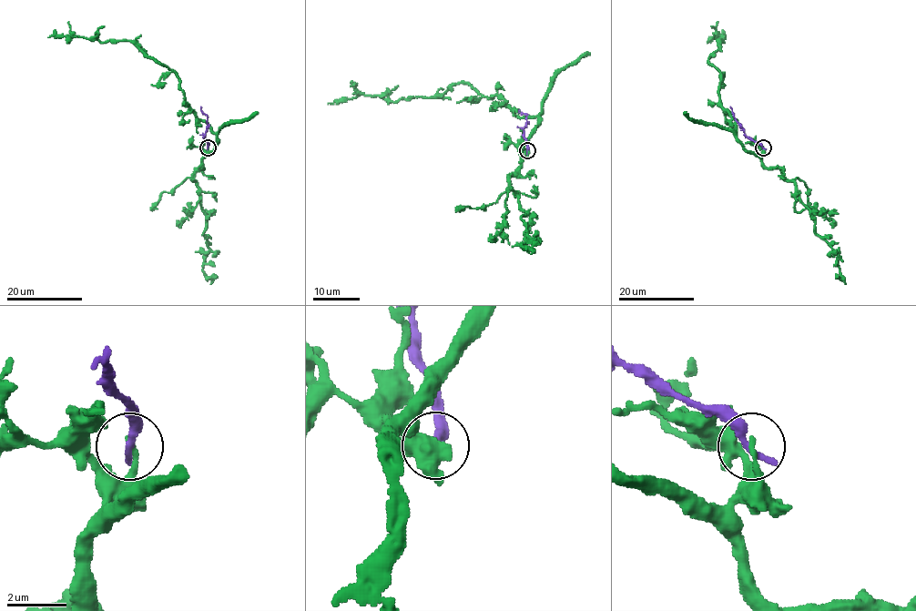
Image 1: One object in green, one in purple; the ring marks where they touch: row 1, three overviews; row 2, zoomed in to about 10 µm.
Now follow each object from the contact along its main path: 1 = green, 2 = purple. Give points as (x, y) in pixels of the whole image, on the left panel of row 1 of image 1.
1: (208, 147), (205, 155), (215, 147), (217, 137), (187, 102), (180, 79), (129, 41), (47, 37)
2: (208, 147), (204, 136), (208, 117), (200, 106)

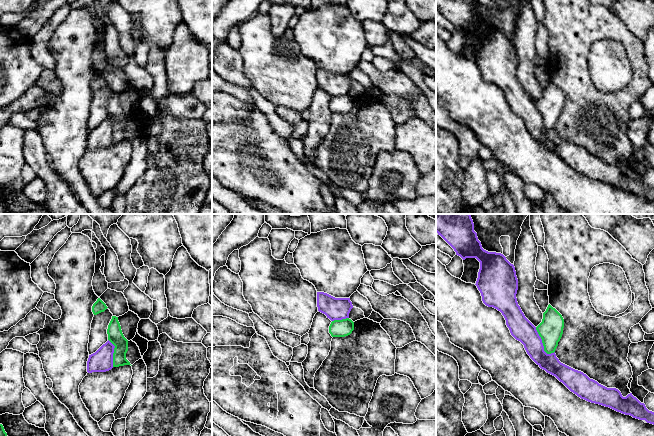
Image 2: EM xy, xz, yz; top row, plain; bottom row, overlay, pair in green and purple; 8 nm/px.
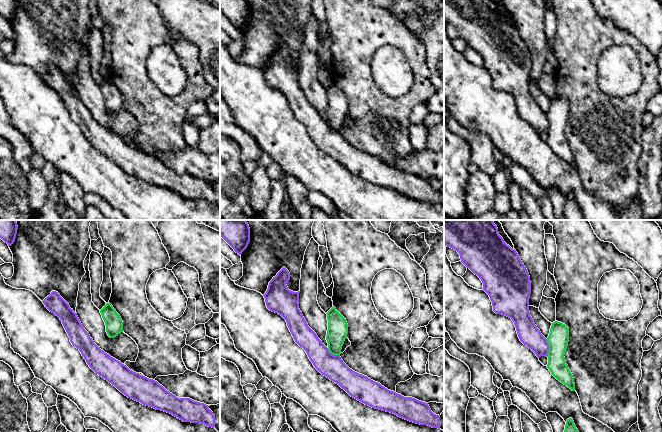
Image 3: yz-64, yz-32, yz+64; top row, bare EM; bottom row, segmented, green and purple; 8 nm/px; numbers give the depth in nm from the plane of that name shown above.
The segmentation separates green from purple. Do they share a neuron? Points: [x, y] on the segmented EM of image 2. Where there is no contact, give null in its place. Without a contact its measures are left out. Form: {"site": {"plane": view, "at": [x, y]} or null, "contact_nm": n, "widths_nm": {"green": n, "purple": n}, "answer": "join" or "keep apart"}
{"site": {"plane": "yz", "at": [542, 342]}, "contact_nm": 260, "widths_nm": {"green": 200, "purple": 180}, "answer": "keep apart"}

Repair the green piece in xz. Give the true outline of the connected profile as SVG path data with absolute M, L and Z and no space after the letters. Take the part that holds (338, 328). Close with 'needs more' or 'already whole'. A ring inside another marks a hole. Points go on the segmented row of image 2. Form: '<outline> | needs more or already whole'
M349 319L334 320L329 326L329 333L332 337L345 337L354 330L354 322Z | already whole

